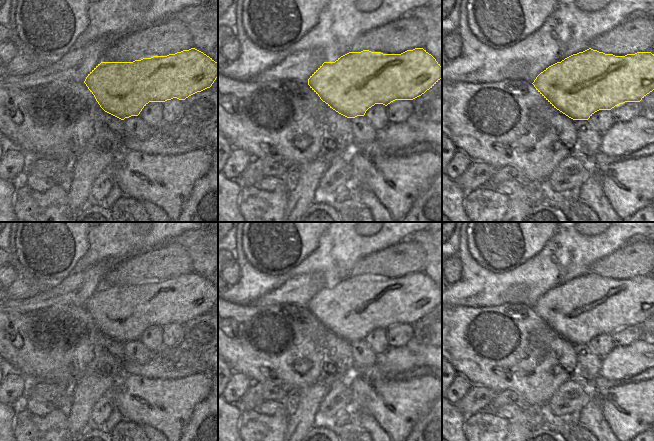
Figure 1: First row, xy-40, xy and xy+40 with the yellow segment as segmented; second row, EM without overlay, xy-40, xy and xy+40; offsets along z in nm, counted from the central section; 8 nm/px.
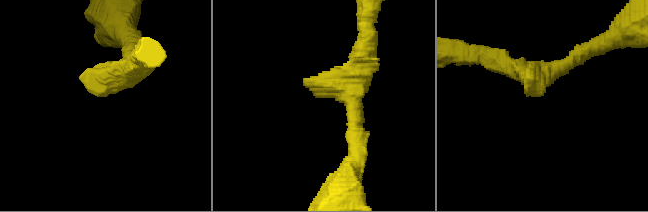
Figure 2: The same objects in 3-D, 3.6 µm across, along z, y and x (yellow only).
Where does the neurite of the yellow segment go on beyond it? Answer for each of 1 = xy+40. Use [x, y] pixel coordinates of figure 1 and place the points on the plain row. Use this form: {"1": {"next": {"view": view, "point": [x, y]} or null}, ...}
{"1": {"next": null}}

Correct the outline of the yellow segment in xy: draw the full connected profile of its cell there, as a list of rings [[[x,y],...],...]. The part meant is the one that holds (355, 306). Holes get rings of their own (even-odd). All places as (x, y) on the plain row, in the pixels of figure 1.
[[[423,272],[401,278],[363,274],[349,276],[335,286],[324,286],[308,303],[310,312],[330,332],[347,342],[364,340],[375,328],[387,330],[395,324],[413,324],[442,302],[442,290]]]

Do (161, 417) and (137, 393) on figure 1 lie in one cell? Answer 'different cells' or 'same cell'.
same cell

